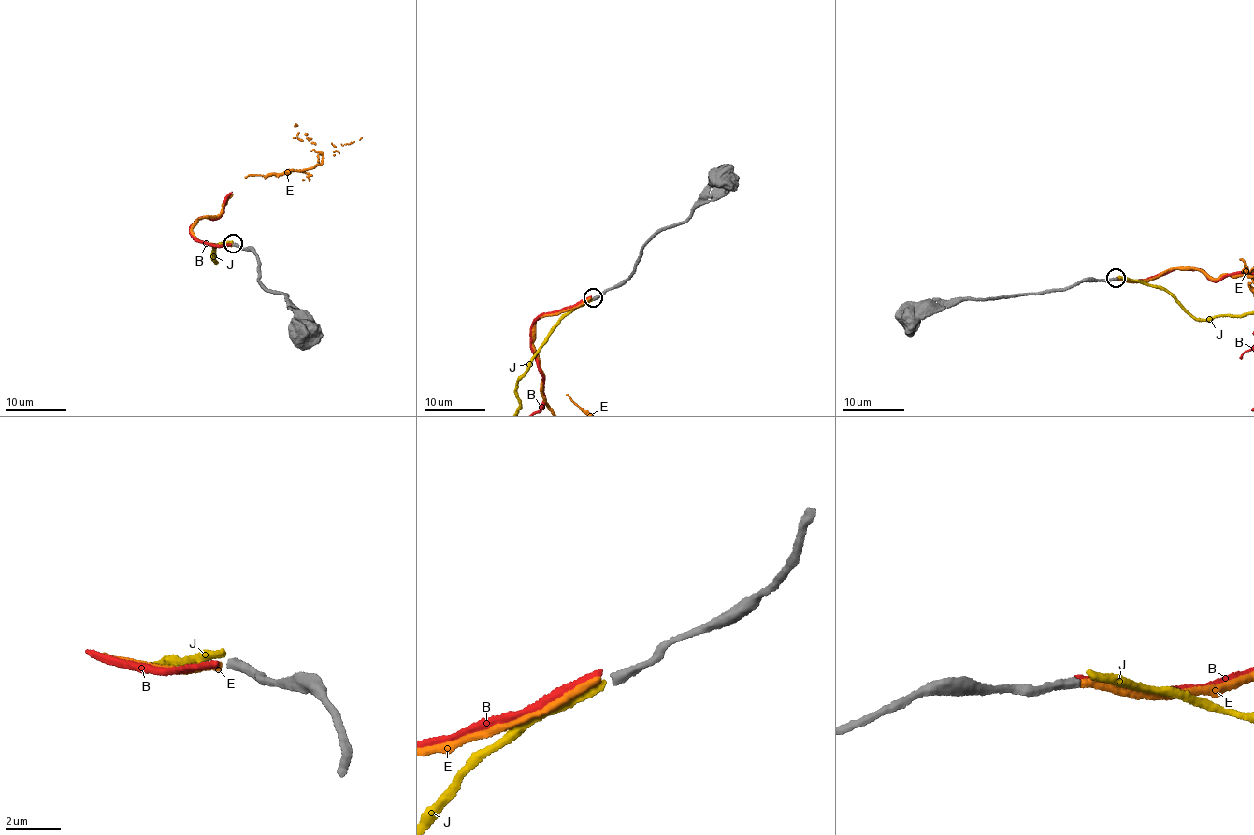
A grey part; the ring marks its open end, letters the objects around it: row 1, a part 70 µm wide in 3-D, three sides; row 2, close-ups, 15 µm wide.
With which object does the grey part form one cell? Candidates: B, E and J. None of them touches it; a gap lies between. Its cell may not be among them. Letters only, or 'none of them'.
J

